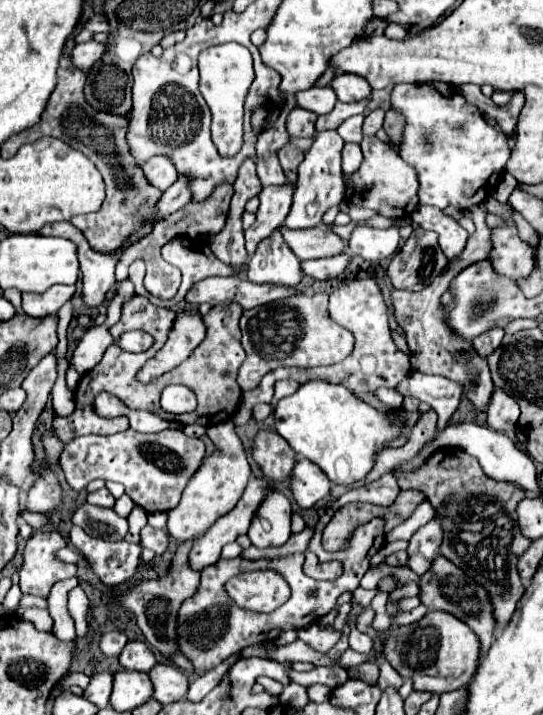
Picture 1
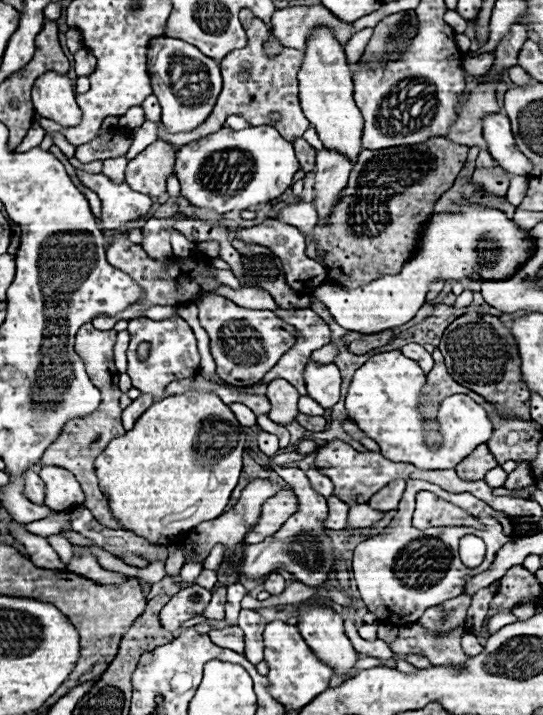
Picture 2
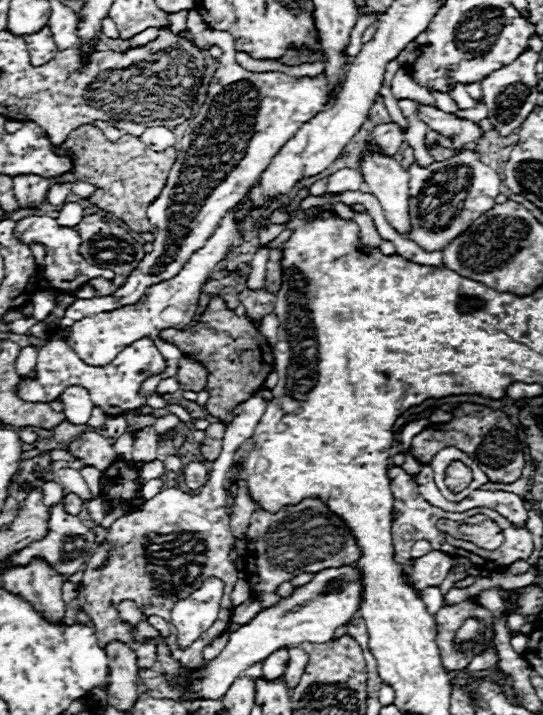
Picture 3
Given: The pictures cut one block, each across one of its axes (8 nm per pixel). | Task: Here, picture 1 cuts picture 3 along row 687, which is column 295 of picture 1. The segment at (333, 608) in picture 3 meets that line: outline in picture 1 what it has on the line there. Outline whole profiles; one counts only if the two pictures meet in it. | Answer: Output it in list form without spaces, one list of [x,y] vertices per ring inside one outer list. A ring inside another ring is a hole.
[[[336,130],[318,132],[314,138],[314,144],[306,152],[304,160],[298,166],[298,182],[294,190],[294,204],[290,208],[290,214],[286,216],[284,226],[290,230],[304,230],[314,228],[322,224],[322,216],[330,206],[338,206],[346,198],[346,182],[340,166],[340,152],[342,152],[344,140],[338,136]]]

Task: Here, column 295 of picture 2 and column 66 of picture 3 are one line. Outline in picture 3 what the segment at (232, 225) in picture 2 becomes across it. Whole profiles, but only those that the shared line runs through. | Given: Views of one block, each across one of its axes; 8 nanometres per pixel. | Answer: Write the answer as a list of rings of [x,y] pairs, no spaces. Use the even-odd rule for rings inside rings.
[[[28,216],[28,218],[22,218],[22,220],[16,222],[16,236],[24,244],[30,244],[30,242],[42,242],[44,244],[45,258],[43,273],[46,274],[46,280],[48,282],[61,279],[60,290],[74,292],[74,290],[78,290],[82,284],[86,284],[92,278],[106,278],[106,280],[112,280],[114,278],[114,272],[112,270],[98,268],[94,264],[88,264],[82,258],[82,254],[78,252],[78,238],[80,238],[78,232],[74,228],[60,226],[56,222],[56,218],[50,218],[50,216]]]

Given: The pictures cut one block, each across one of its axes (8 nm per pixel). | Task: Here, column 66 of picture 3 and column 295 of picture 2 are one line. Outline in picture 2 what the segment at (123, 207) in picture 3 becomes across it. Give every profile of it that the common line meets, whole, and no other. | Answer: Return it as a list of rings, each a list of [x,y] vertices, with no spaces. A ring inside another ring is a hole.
[[[296,138],[292,144],[294,144],[294,148],[296,148],[296,158],[298,158],[300,168],[304,170],[304,174],[308,174],[310,170],[314,170],[316,150],[314,150],[304,138]]]

